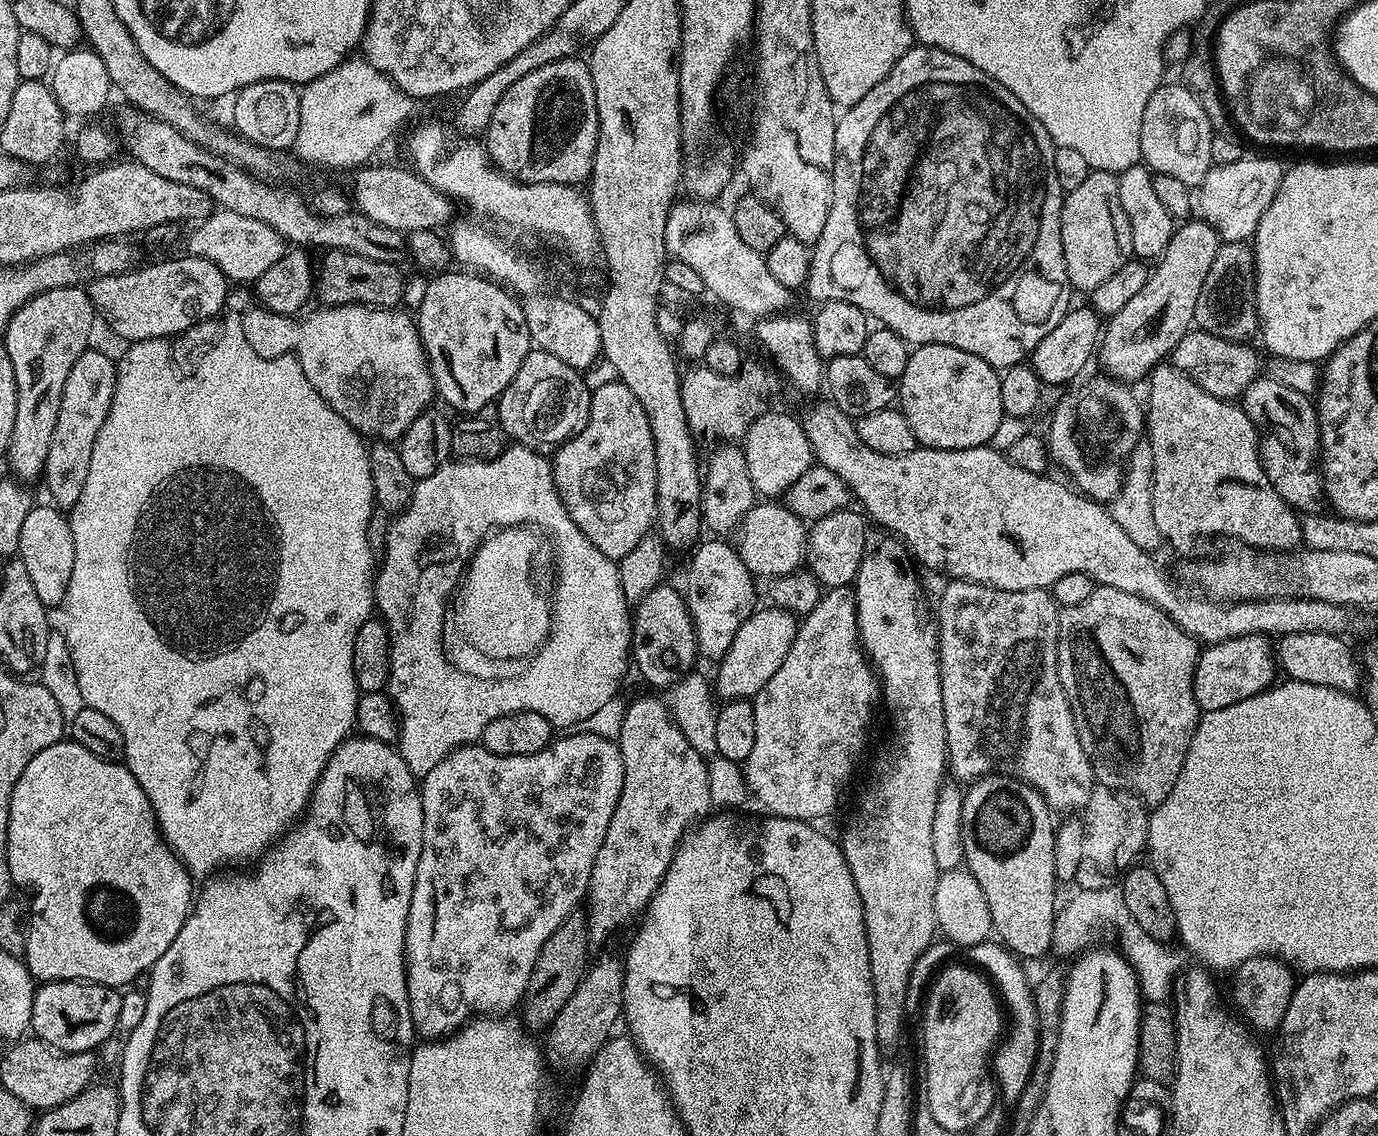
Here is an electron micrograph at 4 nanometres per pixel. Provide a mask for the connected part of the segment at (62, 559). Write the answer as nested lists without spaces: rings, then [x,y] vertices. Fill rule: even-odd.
[[[37,503],[26,514],[22,521],[22,534],[18,534],[18,559],[30,574],[30,583],[43,602],[45,608],[52,610],[54,606],[63,605],[70,574],[74,574],[74,538],[69,517],[61,509],[51,503]]]

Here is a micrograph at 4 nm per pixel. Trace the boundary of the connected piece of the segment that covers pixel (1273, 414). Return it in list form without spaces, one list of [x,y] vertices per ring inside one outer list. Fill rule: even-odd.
[[[1271,378],[1255,380],[1242,397],[1244,413],[1267,438],[1260,441],[1260,465],[1274,490],[1297,513],[1320,514],[1325,511],[1324,478],[1312,469],[1320,455],[1320,413],[1317,405],[1298,390],[1290,390]]]

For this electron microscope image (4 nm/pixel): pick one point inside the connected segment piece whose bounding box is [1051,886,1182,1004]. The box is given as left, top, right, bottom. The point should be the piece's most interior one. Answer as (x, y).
(1086, 913)

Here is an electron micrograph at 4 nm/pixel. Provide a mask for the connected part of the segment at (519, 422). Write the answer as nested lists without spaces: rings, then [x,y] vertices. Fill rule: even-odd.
[[[537,348],[528,352],[510,386],[500,395],[498,419],[505,437],[528,448],[548,450],[577,436],[588,424],[592,393],[577,369]]]

